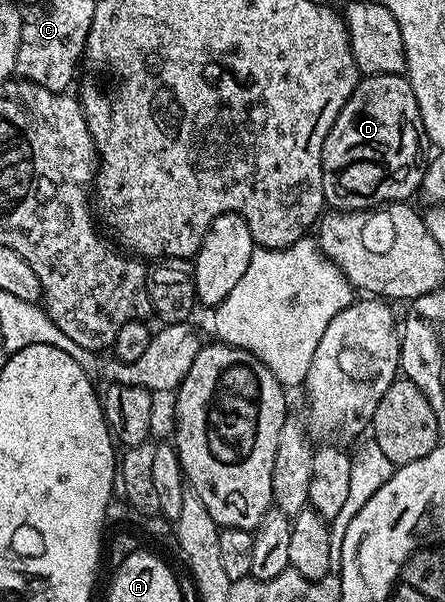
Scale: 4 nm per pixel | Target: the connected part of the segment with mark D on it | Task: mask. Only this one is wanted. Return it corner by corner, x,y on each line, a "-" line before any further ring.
371,73
363,76
352,95
344,103
340,115
336,115
336,123
328,131
322,148
322,182
324,183
324,195
326,205
331,210
341,212
356,212
358,210
373,210
375,207
384,206
391,202
409,202
410,196
415,196
422,185
423,162
418,162
418,141
414,136
422,133
422,120
420,119
420,107
416,103
416,95
412,91
409,80
401,73

